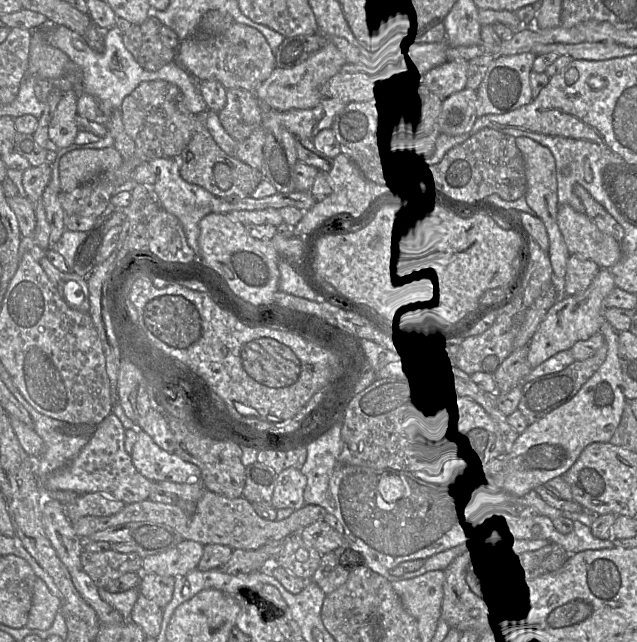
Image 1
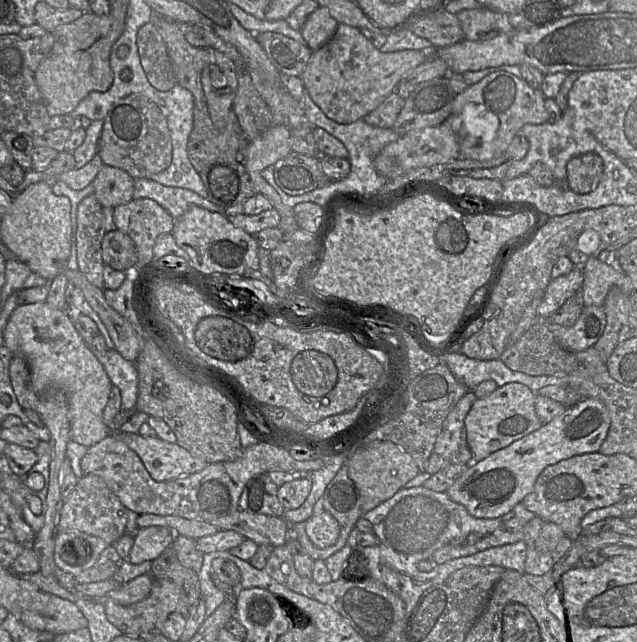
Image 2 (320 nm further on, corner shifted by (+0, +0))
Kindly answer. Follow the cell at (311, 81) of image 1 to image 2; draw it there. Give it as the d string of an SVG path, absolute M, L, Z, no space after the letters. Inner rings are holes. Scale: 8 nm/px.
M338 23L332 38L313 52L300 79L305 91L328 118L339 124L350 124L374 111L408 73L434 53L420 50L383 53L358 28Z

